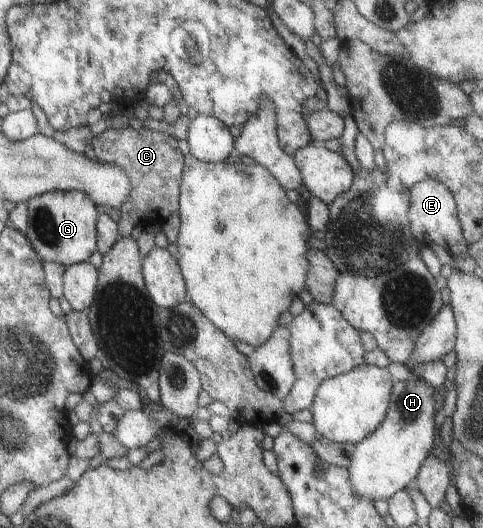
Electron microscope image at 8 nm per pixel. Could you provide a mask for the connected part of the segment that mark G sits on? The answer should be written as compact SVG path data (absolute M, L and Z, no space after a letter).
M56 190L35 196L29 200L28 205L28 240L34 244L36 252L42 256L44 262L56 262L67 267L88 261L97 250L97 220L100 213L94 200L90 200L90 196L78 190Z

